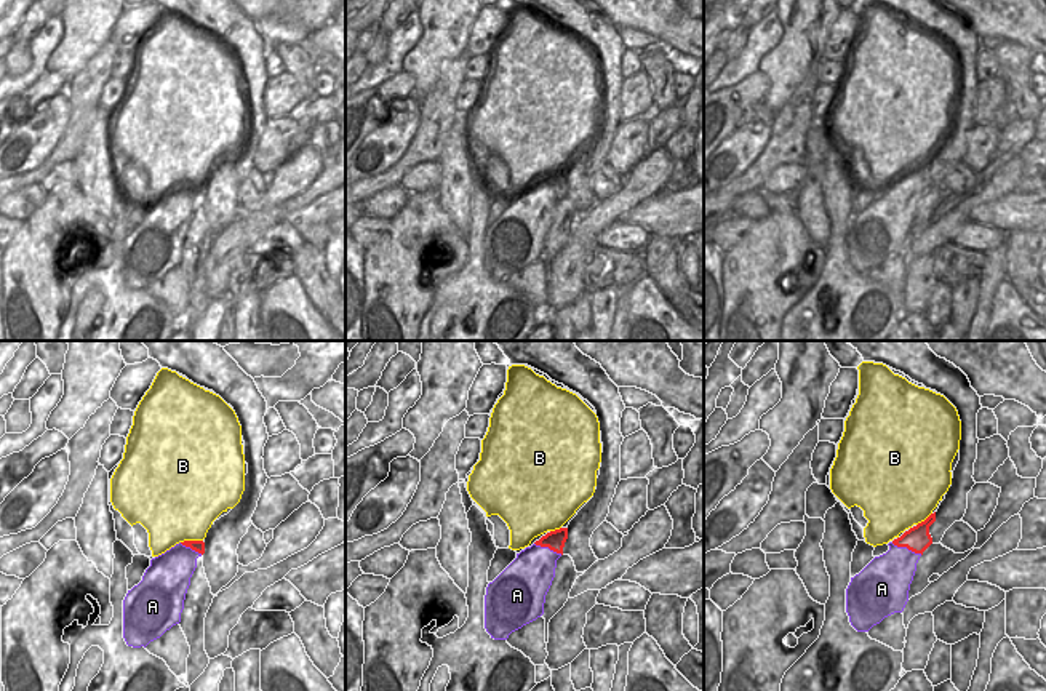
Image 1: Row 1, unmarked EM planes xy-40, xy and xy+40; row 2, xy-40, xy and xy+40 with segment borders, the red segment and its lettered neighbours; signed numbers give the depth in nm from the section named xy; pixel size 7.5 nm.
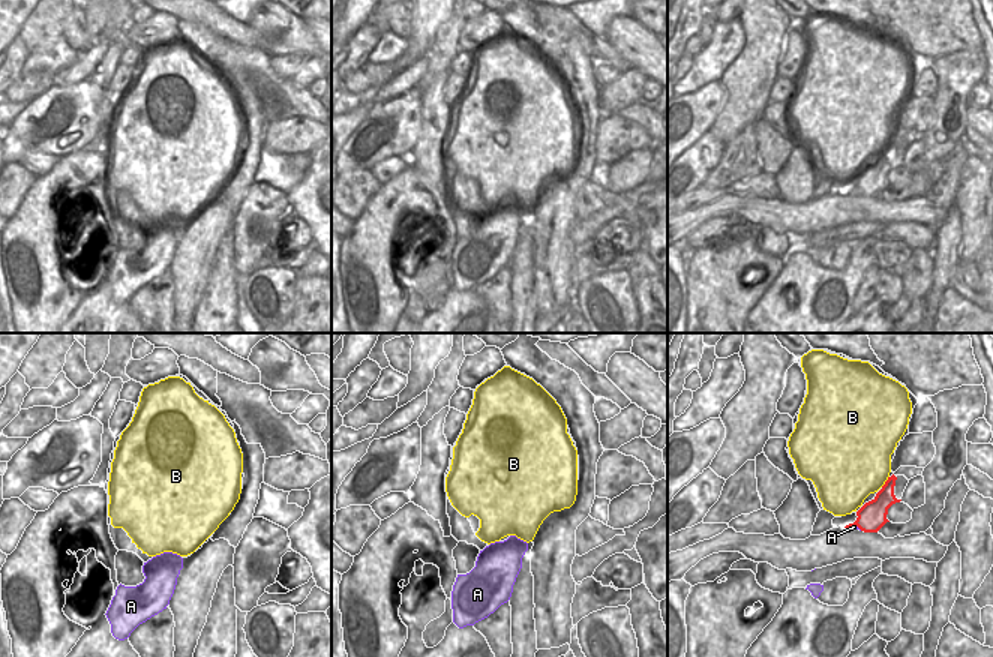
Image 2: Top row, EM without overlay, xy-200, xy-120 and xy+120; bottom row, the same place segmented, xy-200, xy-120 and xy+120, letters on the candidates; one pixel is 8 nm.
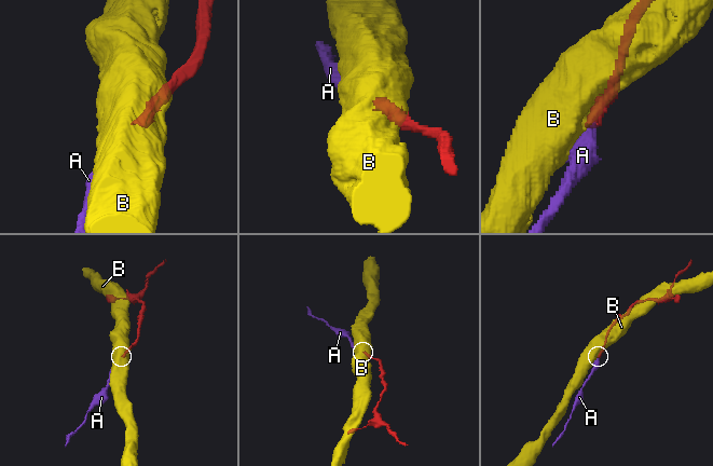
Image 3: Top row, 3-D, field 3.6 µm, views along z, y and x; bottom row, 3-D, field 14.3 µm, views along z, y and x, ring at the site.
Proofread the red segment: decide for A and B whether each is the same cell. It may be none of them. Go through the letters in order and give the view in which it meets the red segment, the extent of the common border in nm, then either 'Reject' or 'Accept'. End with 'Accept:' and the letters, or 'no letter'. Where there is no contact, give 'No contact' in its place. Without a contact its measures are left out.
A: Touches red in xy+40. Shared border 260 nm. Accept
B: Touches red in xy-40. Shared border 170 nm. Reject
Accept: A

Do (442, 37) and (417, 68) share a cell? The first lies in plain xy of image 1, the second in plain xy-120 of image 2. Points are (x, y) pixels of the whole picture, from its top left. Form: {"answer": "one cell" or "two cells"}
{"answer": "two cells"}

